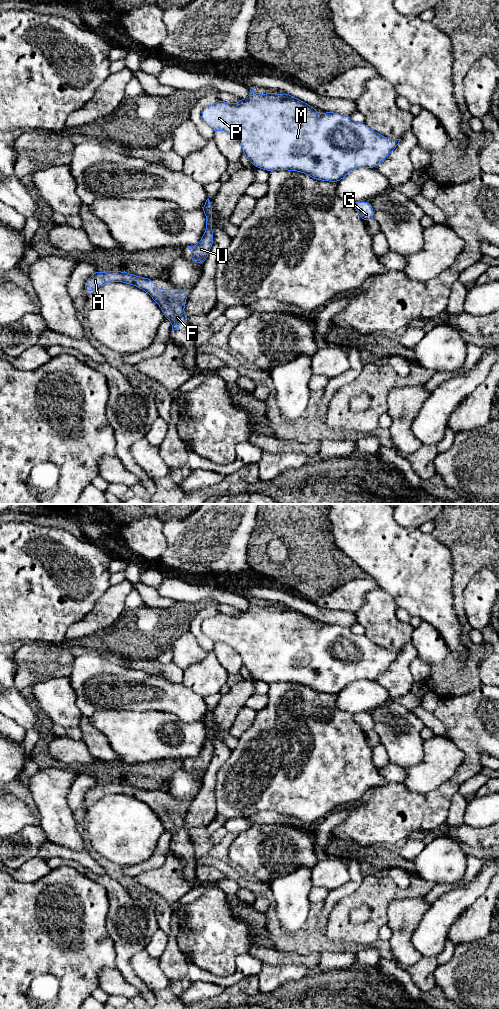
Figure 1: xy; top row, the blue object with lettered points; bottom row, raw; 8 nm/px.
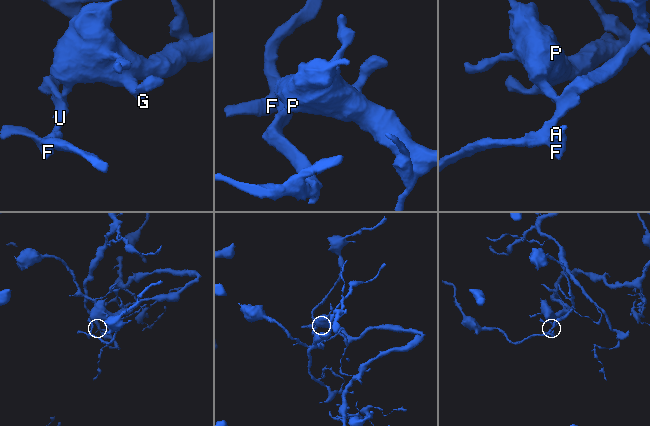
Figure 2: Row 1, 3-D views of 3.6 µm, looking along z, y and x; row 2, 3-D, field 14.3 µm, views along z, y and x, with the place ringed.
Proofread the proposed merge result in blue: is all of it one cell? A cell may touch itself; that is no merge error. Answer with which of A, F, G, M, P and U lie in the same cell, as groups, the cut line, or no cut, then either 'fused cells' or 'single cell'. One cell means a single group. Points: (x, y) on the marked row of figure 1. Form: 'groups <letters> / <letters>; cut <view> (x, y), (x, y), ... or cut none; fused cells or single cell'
groups A F U / G M P; cut xy (203, 207), (206, 214), (211, 217); fused cells

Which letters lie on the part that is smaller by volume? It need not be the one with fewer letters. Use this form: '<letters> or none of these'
A, F, U

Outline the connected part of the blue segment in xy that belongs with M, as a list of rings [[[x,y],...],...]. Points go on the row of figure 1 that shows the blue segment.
[[[250,89],[250,94],[244,99],[236,104],[217,101],[213,105],[209,105],[202,110],[202,120],[205,124],[209,126],[214,132],[216,131],[225,131],[231,134],[242,146],[243,153],[254,166],[259,169],[264,169],[266,171],[273,170],[288,170],[288,171],[298,171],[305,173],[306,175],[320,181],[329,181],[329,182],[339,182],[343,179],[349,172],[356,168],[375,168],[379,163],[381,163],[387,156],[393,151],[399,144],[401,139],[388,139],[382,136],[379,133],[376,133],[374,130],[369,128],[365,123],[355,122],[351,119],[350,116],[342,115],[335,112],[325,112],[319,114],[313,107],[309,104],[296,99],[295,97],[283,92],[281,95],[278,95],[274,92],[268,94],[259,94]]]

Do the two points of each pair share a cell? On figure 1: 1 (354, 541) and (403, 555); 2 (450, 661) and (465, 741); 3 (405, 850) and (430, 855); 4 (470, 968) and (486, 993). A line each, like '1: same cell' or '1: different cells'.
1: same cell
2: different cells
3: different cells
4: same cell

